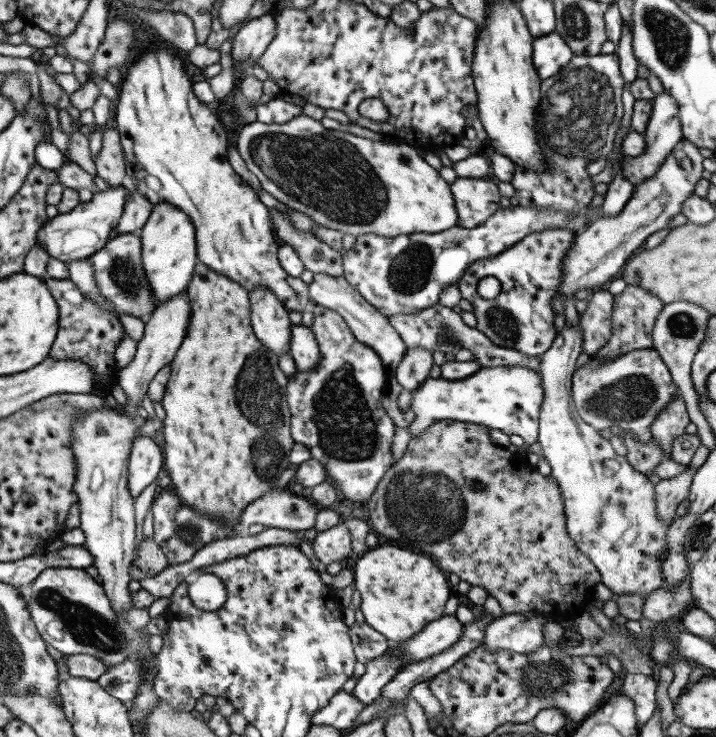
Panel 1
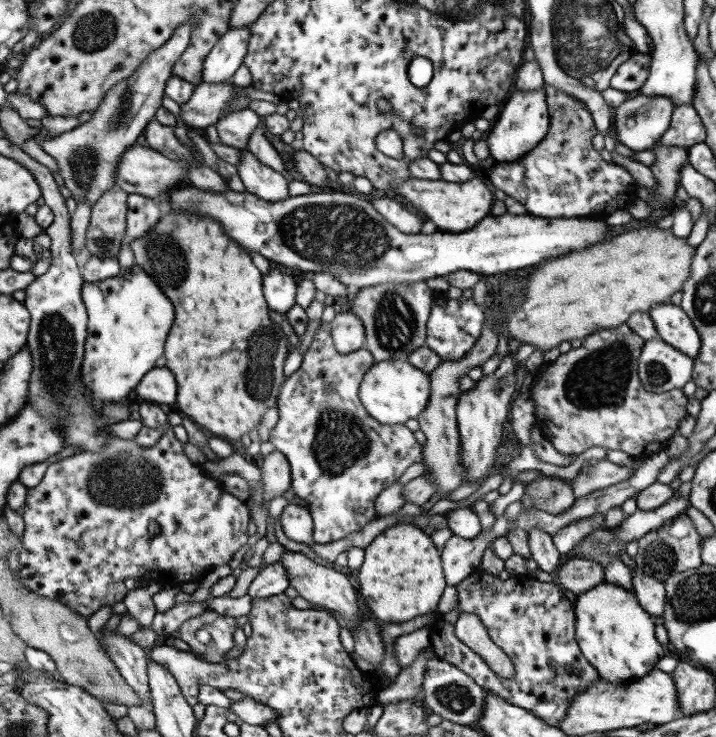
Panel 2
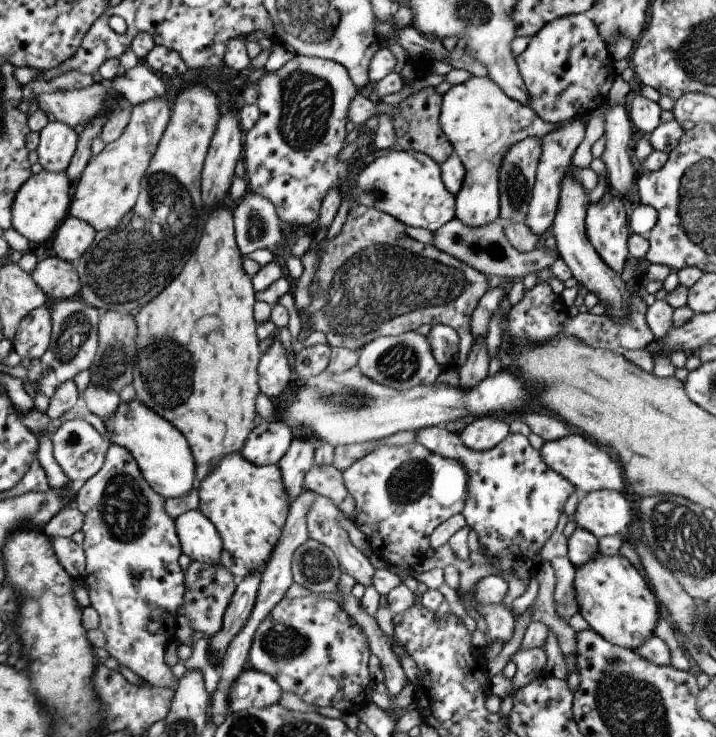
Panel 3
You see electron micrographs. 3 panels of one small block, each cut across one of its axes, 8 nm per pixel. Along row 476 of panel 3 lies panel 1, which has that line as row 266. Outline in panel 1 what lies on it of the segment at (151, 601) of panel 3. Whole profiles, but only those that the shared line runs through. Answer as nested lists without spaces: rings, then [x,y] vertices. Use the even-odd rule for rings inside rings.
[[[137,232],[116,235],[95,252],[90,260],[98,290],[116,307],[116,312],[125,312],[143,321],[153,313],[156,300],[144,270],[141,240]]]

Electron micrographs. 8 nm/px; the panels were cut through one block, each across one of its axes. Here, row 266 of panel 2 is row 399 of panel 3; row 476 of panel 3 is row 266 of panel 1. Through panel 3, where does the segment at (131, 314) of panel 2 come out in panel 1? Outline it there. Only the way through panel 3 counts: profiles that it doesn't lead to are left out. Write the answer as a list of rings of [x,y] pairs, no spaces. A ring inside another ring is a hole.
[[[155,204],[146,224],[138,233],[141,240],[141,257],[149,285],[154,293],[154,308],[162,302],[187,290],[197,264],[196,232],[192,220],[173,204]]]

